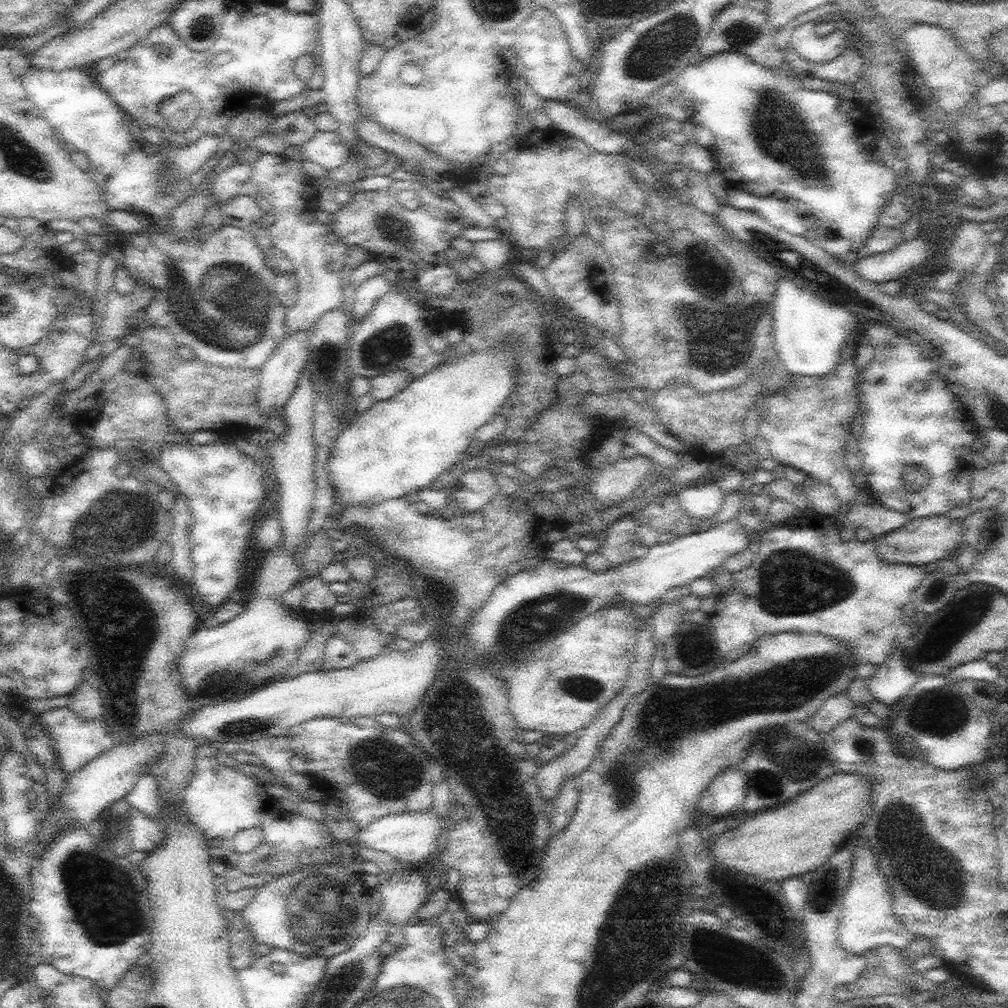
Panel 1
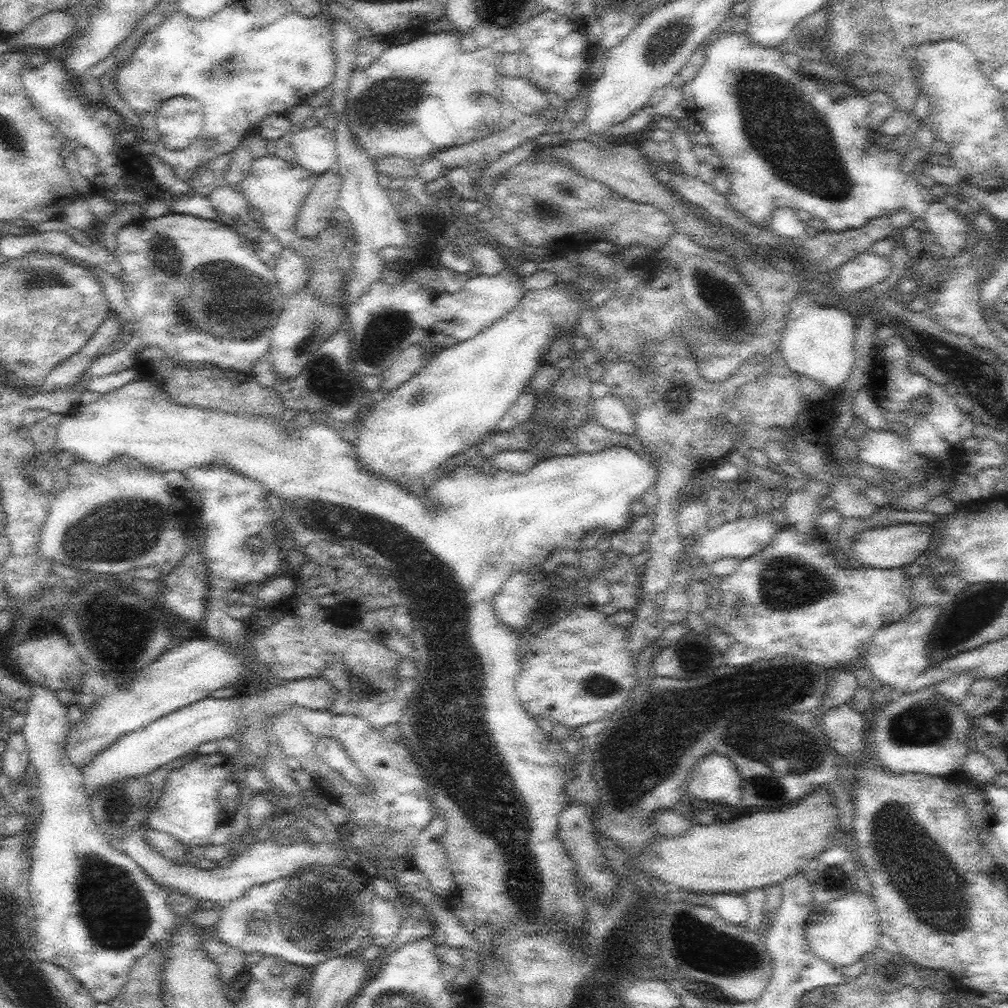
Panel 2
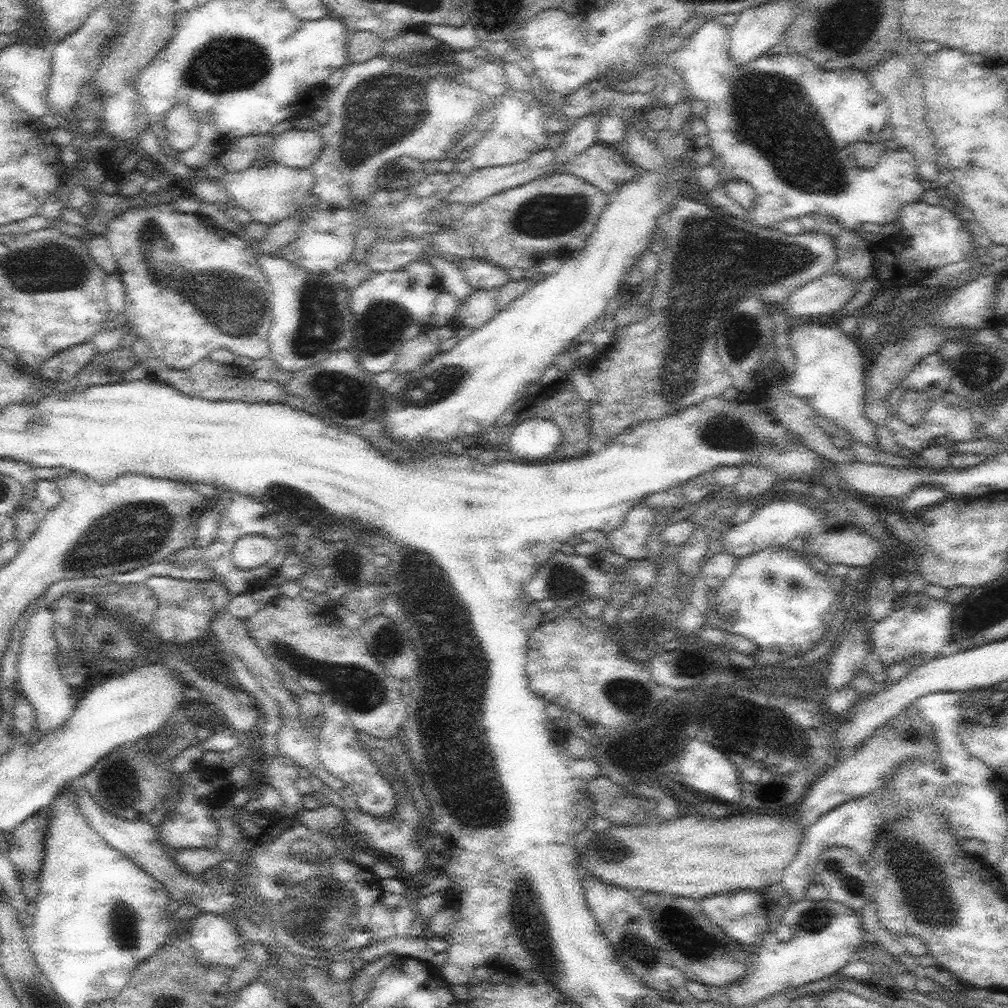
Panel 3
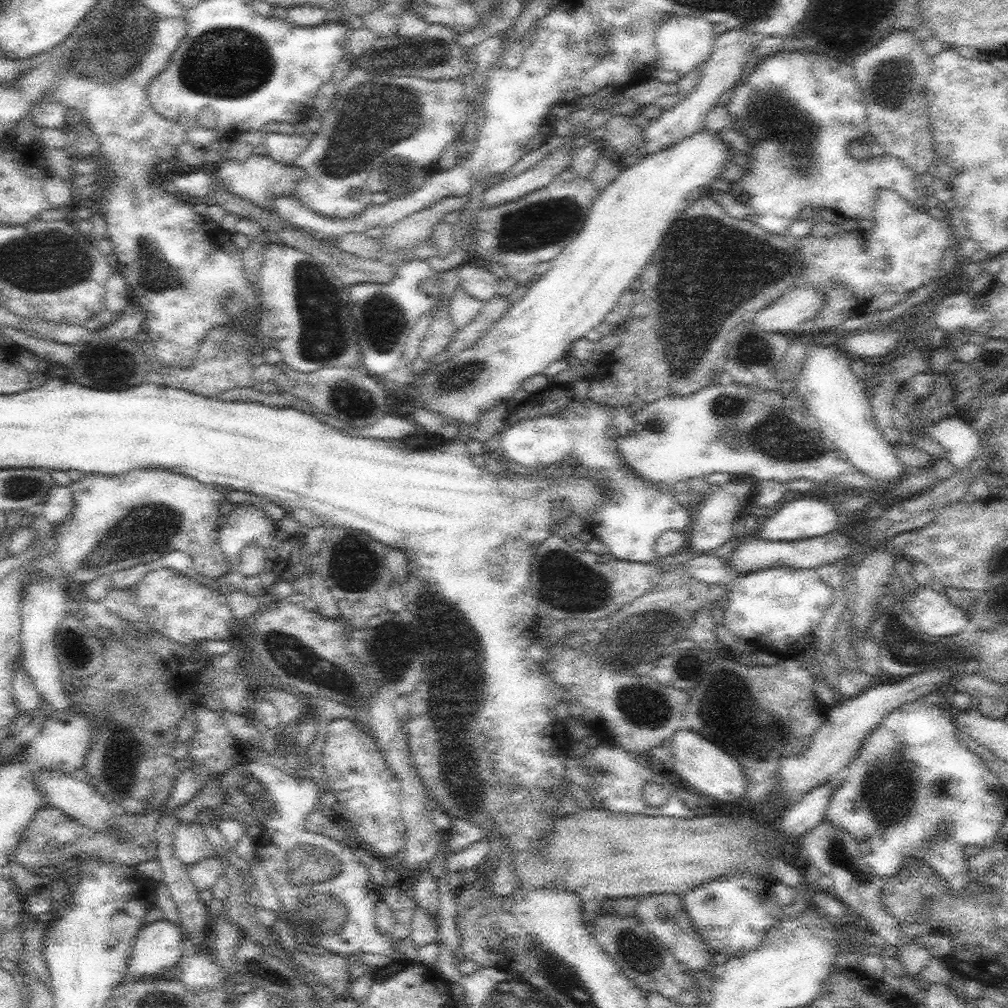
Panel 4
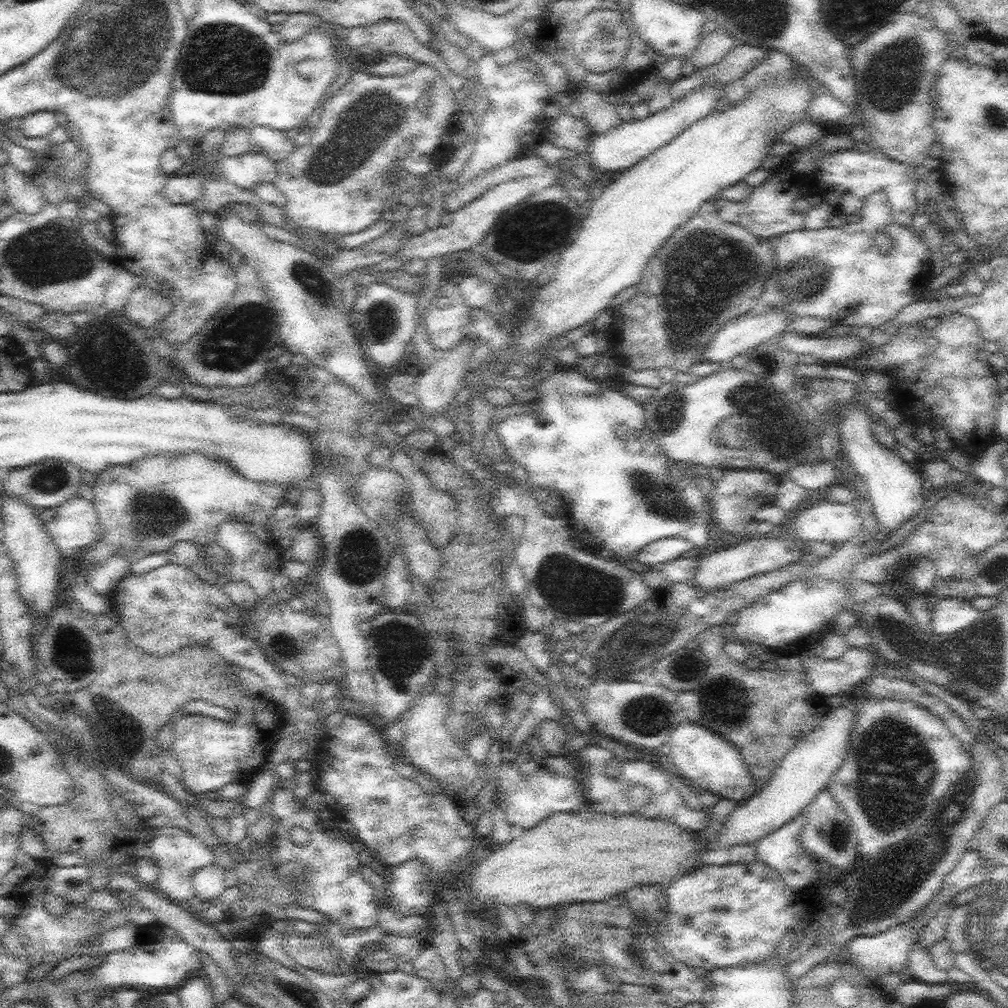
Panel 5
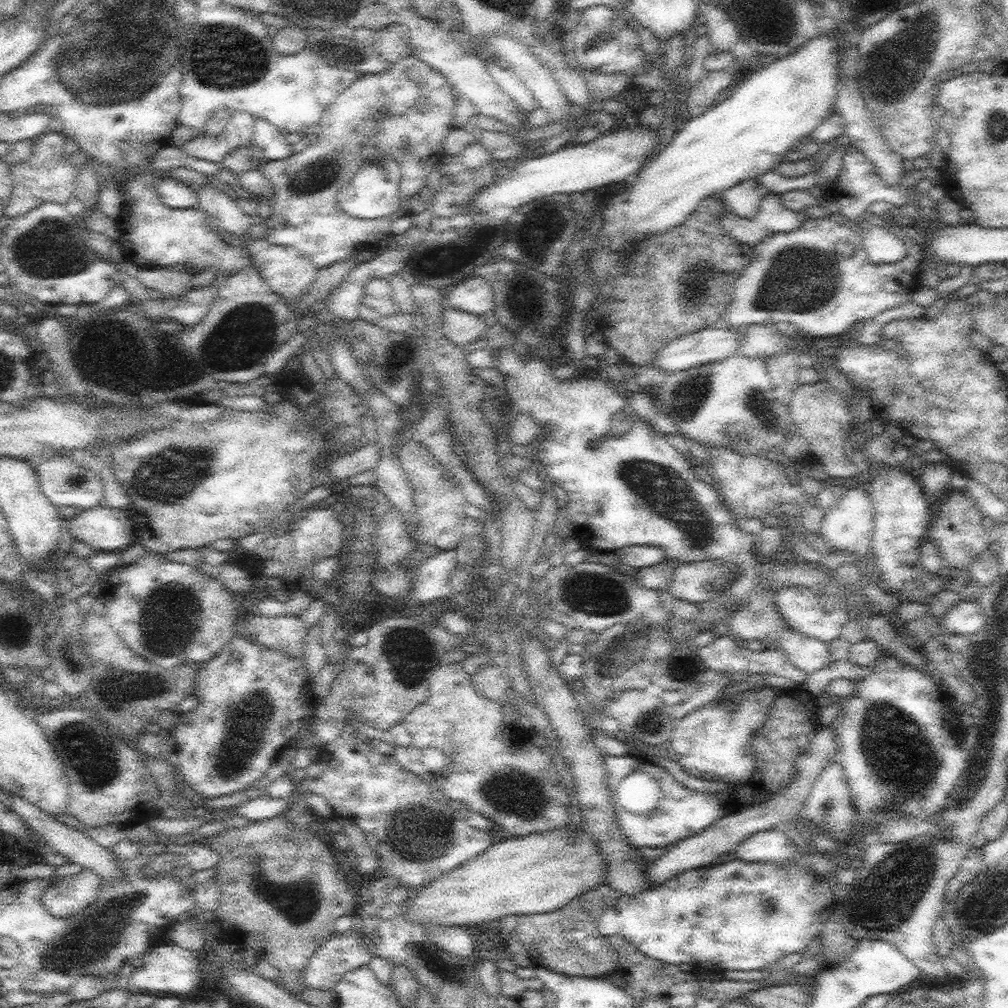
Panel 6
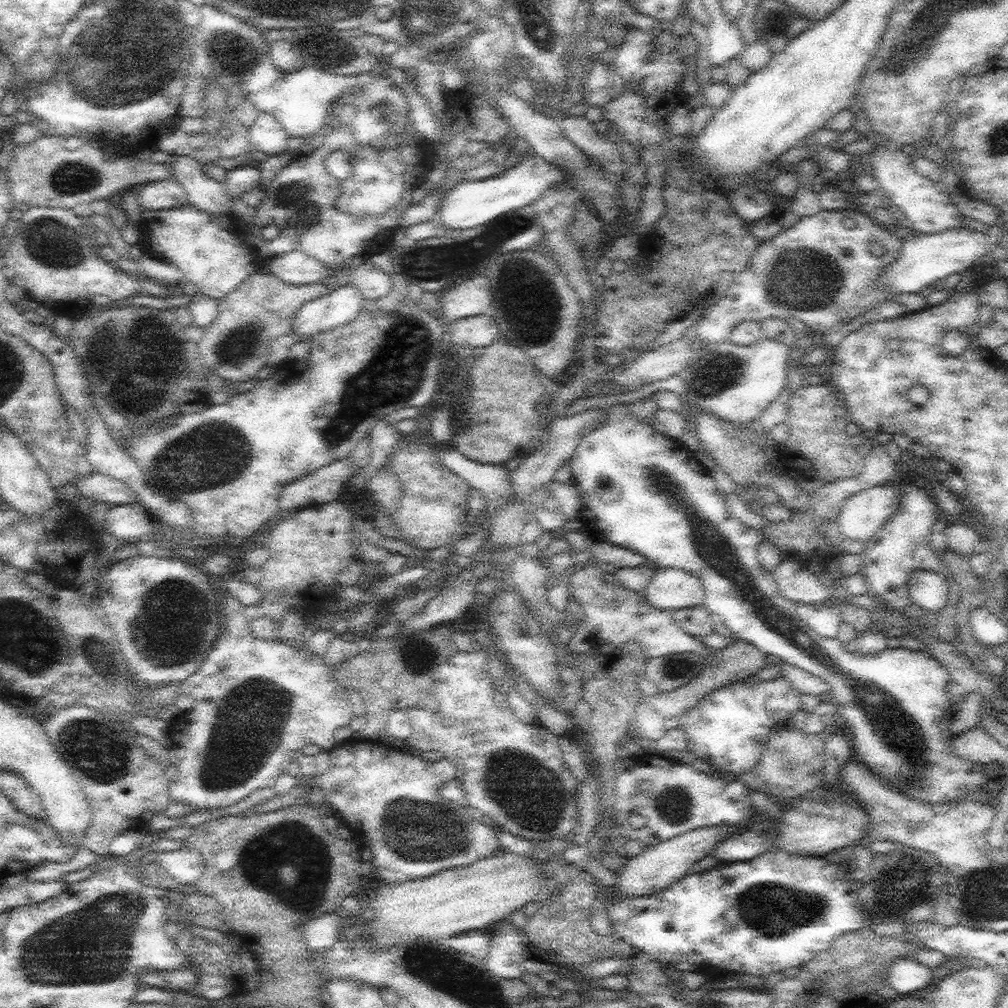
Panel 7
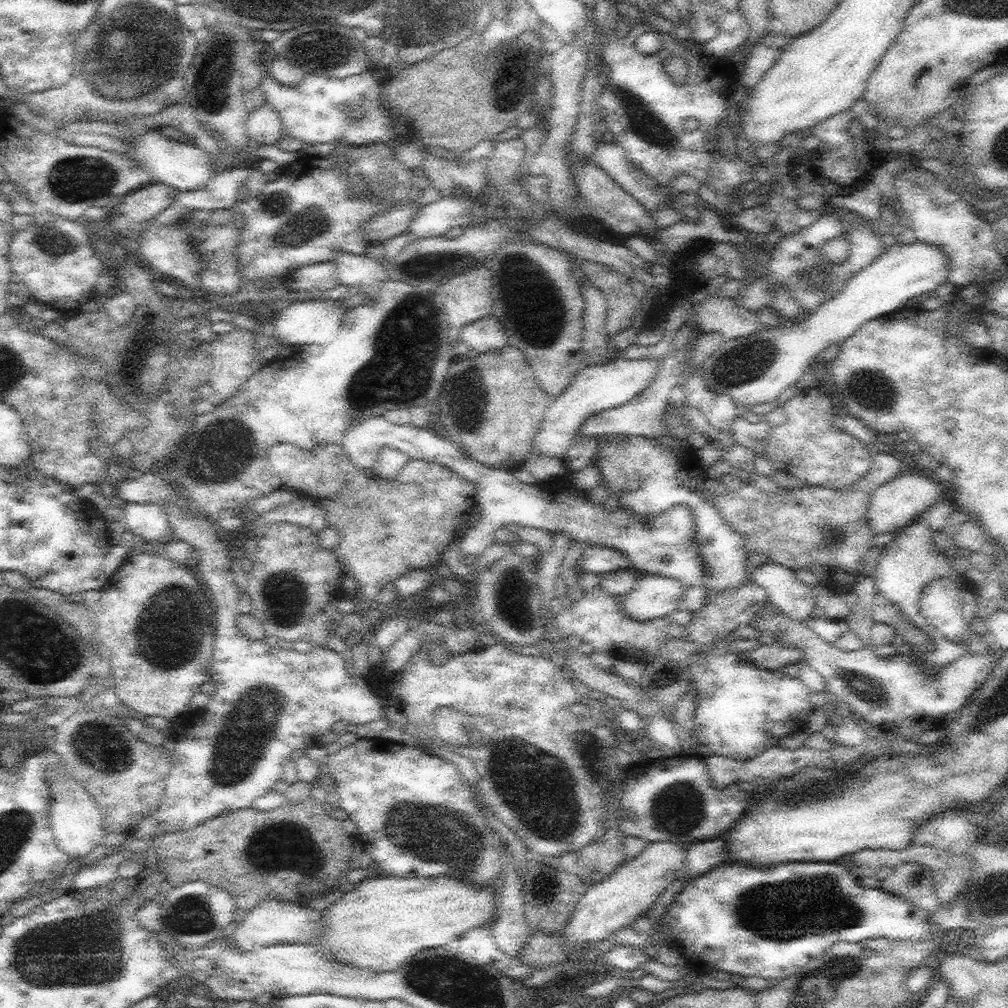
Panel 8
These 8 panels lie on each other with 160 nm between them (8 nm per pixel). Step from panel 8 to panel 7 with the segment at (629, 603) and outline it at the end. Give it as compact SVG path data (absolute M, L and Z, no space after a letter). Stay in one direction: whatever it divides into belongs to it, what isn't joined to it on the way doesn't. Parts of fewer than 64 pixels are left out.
M681 568L658 569L642 594L652 608L672 613L705 602L702 579Z

